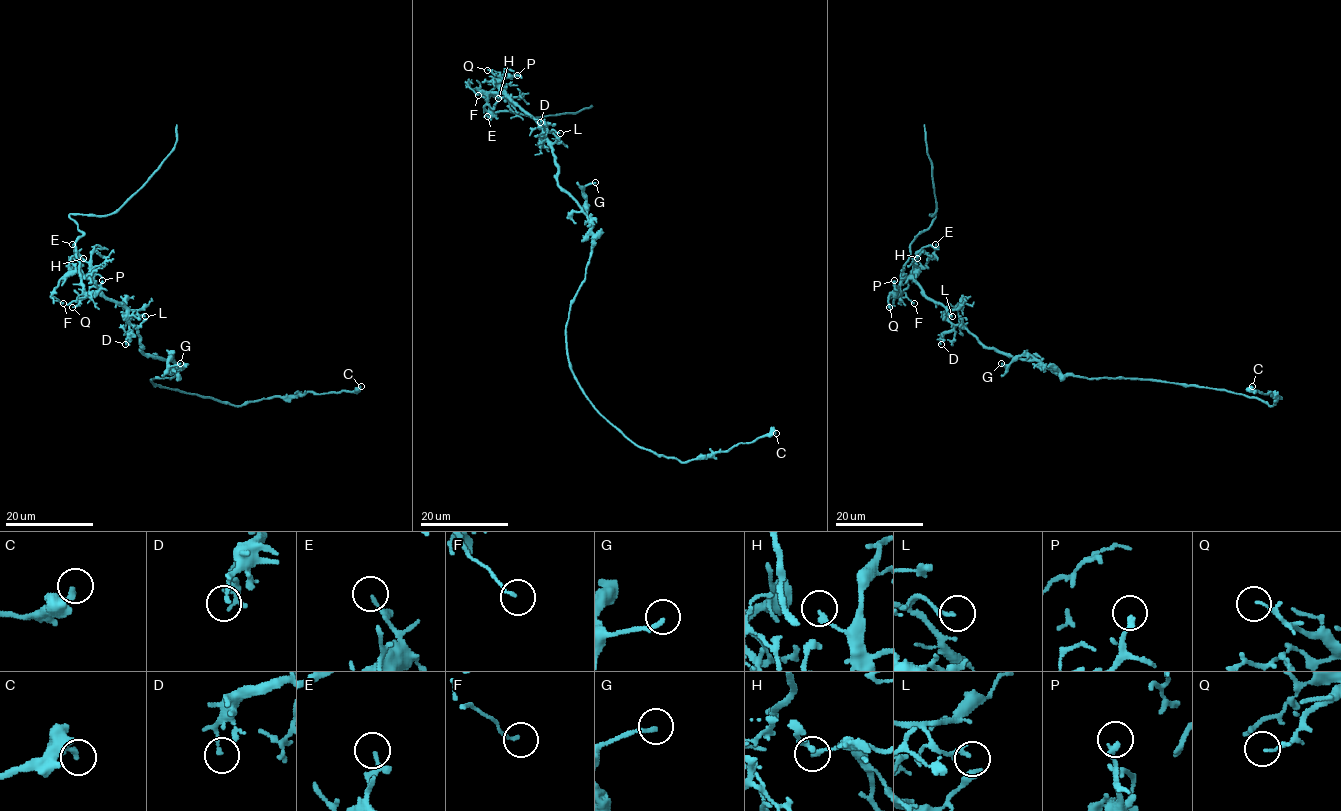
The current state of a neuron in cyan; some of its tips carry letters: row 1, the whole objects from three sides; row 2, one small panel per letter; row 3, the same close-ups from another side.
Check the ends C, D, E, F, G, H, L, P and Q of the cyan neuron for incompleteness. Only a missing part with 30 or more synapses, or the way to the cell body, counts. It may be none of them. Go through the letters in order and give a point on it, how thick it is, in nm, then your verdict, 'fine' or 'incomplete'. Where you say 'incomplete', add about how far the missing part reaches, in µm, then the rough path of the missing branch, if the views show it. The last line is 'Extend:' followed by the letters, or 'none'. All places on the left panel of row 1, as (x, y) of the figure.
C: place (361, 386); calibre 260 nm; fine
D: place (125, 344); calibre 150 nm; fine
E: place (72, 244); calibre 100 nm; fine
F: place (63, 303); calibre 110 nm; fine
G: place (180, 363); calibre 190 nm; fine
H: place (83, 258); calibre 140 nm; fine
L: place (145, 316); calibre 160 nm; fine
P: place (102, 280); calibre 240 nm; fine
Q: place (72, 307); calibre 120 nm; fine
Extend: none

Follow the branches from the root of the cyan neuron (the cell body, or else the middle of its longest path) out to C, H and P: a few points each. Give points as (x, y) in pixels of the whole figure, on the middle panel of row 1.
C: (584, 212), (592, 254), (570, 308), (565, 337), (570, 368), (589, 402), (639, 446), (682, 462), (776, 433)
H: (584, 212), (558, 182), (558, 164), (543, 128), (508, 96), (498, 98)
P: (584, 212), (558, 182), (558, 164), (543, 128), (497, 85), (505, 76), (517, 75)

